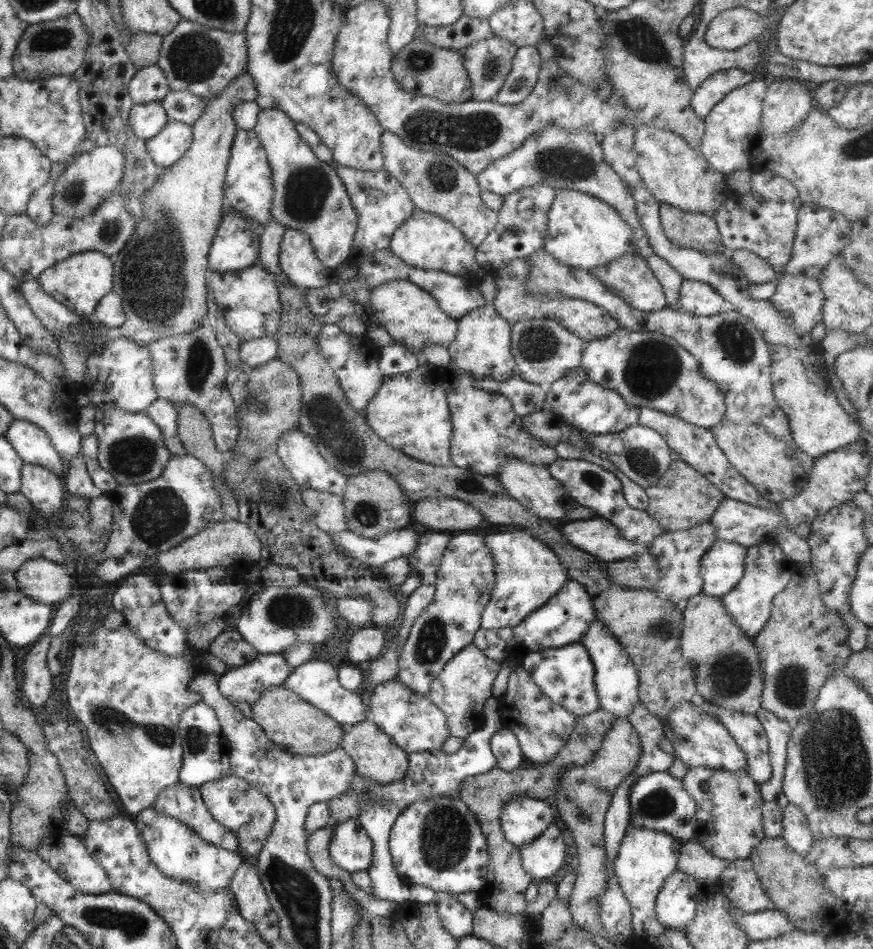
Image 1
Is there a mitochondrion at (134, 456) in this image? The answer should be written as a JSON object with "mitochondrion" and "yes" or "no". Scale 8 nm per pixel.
{"mitochondrion":"yes"}

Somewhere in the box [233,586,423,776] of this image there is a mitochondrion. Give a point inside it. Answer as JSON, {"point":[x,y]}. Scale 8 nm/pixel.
{"point":[289,611]}

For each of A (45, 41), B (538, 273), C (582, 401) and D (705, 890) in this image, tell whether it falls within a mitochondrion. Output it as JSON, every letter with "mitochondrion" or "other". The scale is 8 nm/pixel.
{"A":"mitochondrion","B":"other","C":"other","D":"other"}

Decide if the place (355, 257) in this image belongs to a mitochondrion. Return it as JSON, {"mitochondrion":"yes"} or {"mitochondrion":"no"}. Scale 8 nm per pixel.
{"mitochondrion":"no"}

